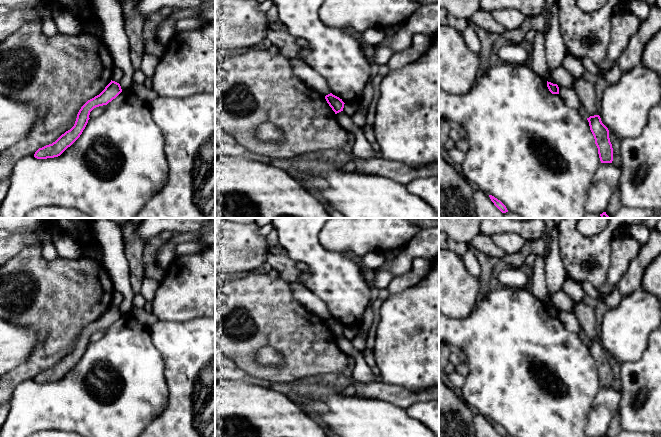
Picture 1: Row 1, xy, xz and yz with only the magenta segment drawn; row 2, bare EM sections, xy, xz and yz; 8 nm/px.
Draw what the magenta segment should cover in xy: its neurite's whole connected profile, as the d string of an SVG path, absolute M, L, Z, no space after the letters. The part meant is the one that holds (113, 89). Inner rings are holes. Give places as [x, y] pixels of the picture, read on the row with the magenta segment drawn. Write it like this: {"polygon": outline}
{"polygon": "M112 81L105 89L94 98L88 100L79 110L74 126L62 134L55 142L39 148L34 157L37 159L47 159L60 156L68 147L70 147L82 134L85 129L90 112L99 106L107 105L122 92L119 83Z"}

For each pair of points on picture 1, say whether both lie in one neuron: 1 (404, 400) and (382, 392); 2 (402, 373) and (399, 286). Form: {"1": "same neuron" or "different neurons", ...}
{"1": "same neuron", "2": "different neurons"}

